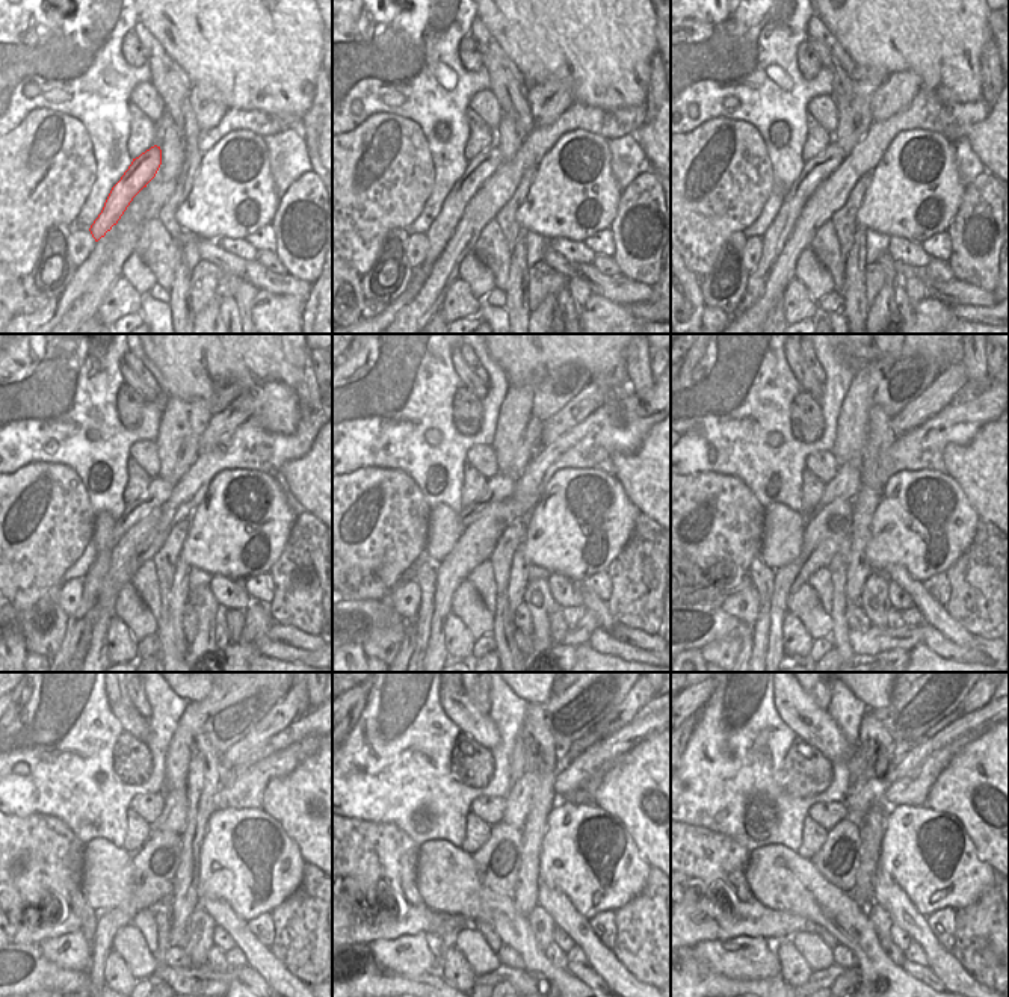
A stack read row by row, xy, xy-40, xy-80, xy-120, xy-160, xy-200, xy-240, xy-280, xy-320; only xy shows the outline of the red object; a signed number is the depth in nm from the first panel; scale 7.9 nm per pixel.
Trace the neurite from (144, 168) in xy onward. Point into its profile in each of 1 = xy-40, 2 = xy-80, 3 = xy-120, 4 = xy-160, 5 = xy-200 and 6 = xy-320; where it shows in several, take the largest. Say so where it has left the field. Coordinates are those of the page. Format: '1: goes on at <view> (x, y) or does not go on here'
1: goes on at xy-40 (481, 168)
2: goes on at xy-80 (817, 169)
3: goes on at xy-120 (159, 491)
4: goes on at xy-160 (499, 487)
5: goes on at xy-200 (846, 484)
6: goes on at xy-320 (866, 789)

